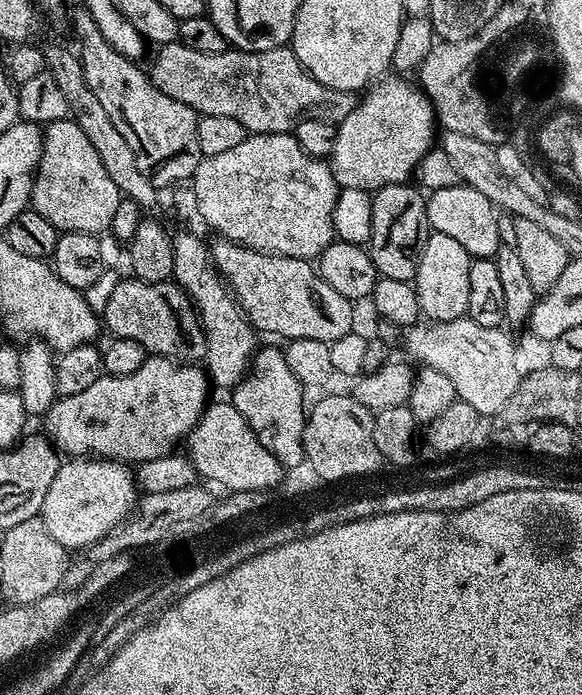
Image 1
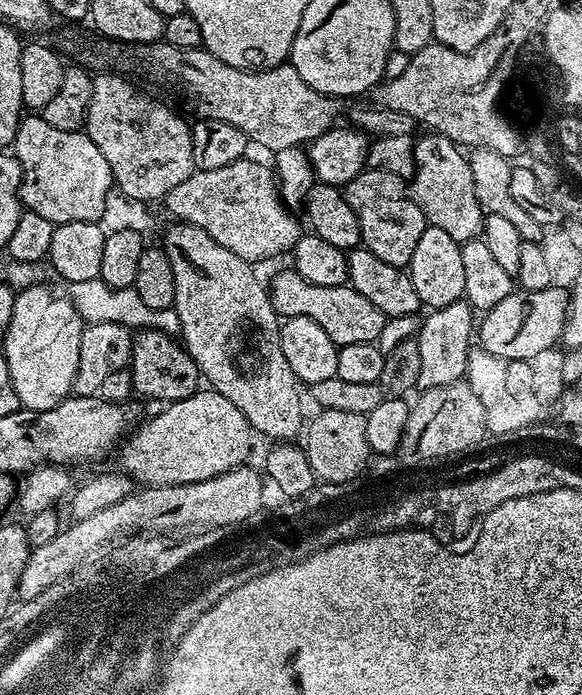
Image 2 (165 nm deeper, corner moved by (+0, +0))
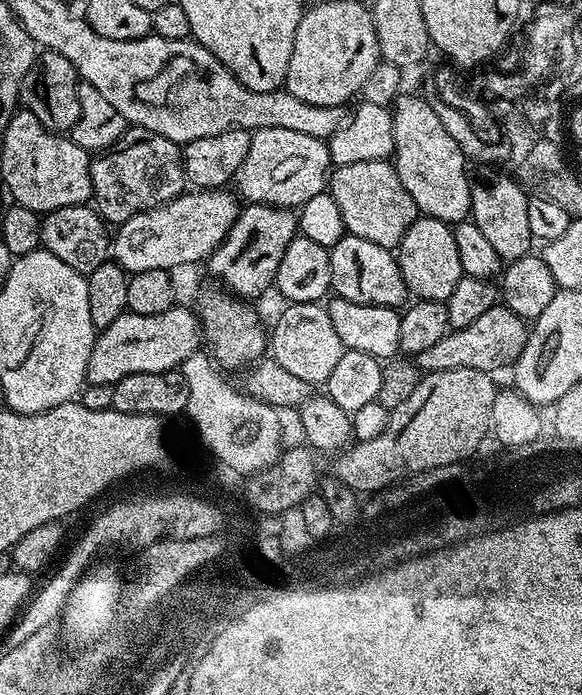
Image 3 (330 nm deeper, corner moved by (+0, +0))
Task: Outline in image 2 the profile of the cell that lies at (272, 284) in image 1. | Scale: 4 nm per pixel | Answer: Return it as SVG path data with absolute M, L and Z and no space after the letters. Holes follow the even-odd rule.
M291 270L280 272L270 281L268 288L269 298L272 300L273 310L280 318L289 316L301 316L310 318L326 330L328 337L337 346L353 344L354 342L366 342L374 344L378 334L382 334L382 326L386 317L374 302L369 302L358 294L348 284L342 286L314 286L314 282L306 282L302 274Z

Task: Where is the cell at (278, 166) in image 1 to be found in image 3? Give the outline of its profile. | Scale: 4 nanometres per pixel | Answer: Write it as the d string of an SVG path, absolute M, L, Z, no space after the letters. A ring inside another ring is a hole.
M224 188L185 190L166 204L134 214L115 229L110 240L111 259L129 274L142 270L177 270L207 261L208 255L226 238L230 226L234 226L242 207L241 201L229 192Z

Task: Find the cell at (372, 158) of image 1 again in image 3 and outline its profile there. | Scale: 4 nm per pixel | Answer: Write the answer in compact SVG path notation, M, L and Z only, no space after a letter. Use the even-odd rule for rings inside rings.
M257 128L252 132L250 150L246 150L246 159L238 170L234 188L239 199L248 204L270 204L275 208L296 210L314 198L314 194L325 191L329 175L325 141L310 138L310 134L298 134L295 130Z

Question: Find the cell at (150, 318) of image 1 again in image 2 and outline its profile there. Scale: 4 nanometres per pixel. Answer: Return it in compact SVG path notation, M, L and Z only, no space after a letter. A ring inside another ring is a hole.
M153 328L137 331L132 337L132 391L137 397L145 396L148 400L171 402L190 398L201 383L202 377L194 358L190 356L175 335L159 332Z

